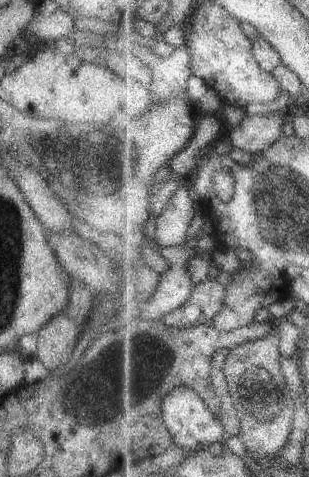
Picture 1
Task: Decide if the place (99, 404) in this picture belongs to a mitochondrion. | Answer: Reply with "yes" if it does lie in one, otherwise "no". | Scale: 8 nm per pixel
yes

